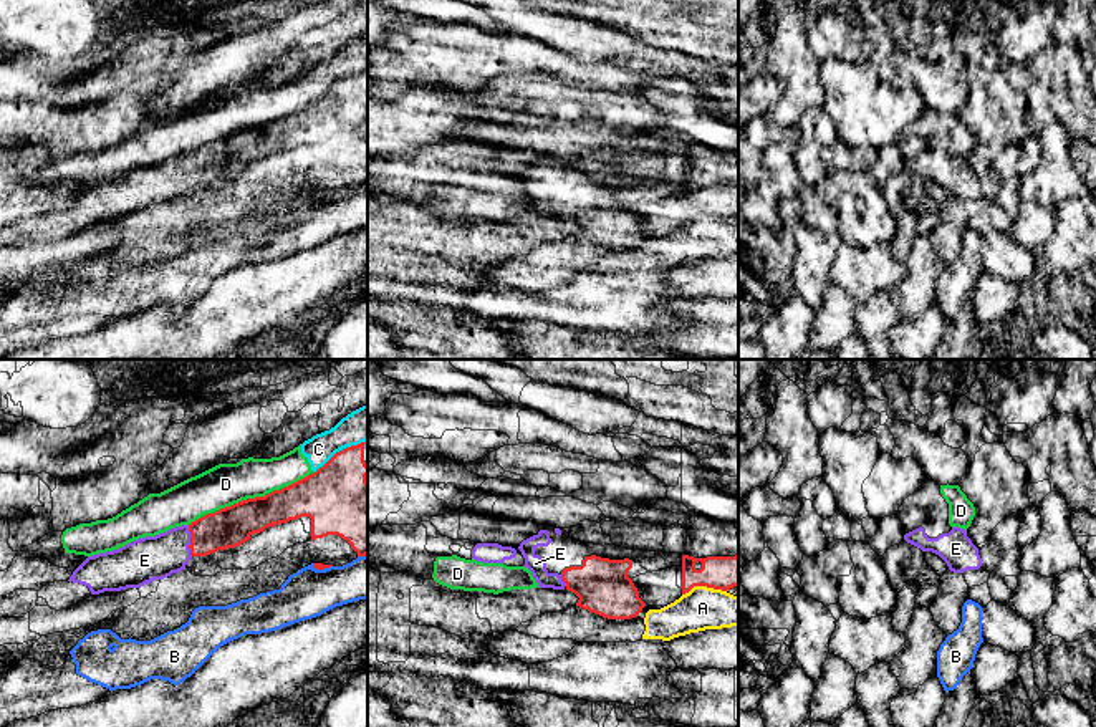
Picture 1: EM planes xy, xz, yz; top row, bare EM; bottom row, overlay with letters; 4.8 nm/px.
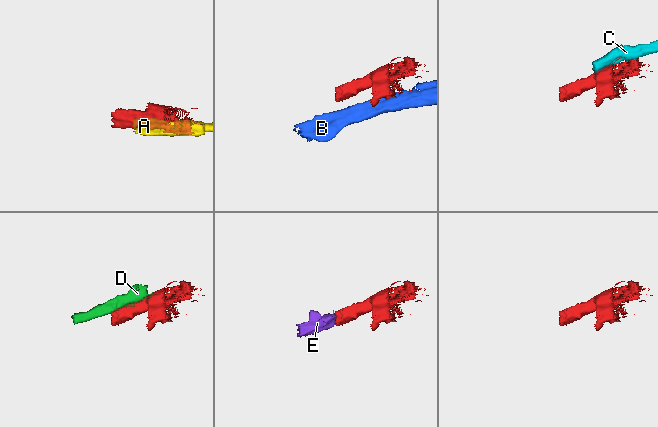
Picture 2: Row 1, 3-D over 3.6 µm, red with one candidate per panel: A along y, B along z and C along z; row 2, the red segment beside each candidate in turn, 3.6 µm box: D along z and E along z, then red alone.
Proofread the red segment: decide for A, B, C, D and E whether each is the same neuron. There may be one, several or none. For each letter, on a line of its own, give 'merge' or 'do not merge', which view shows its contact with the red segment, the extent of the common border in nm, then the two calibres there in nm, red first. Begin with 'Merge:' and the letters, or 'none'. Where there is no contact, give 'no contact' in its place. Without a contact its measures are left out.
Merge: E
A: do not merge | xz | 220 nm | 160/220 nm
B: do not merge | xy | 100 nm | 30/240 nm
C: do not merge | xy | 300 nm | 320/160 nm
D: do not merge | xy | 650 nm | 200/200 nm
E: merge | xy | 160 nm | 200/220 nm

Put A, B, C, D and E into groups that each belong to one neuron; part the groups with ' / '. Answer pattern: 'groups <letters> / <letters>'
groups A / B / C D / E

